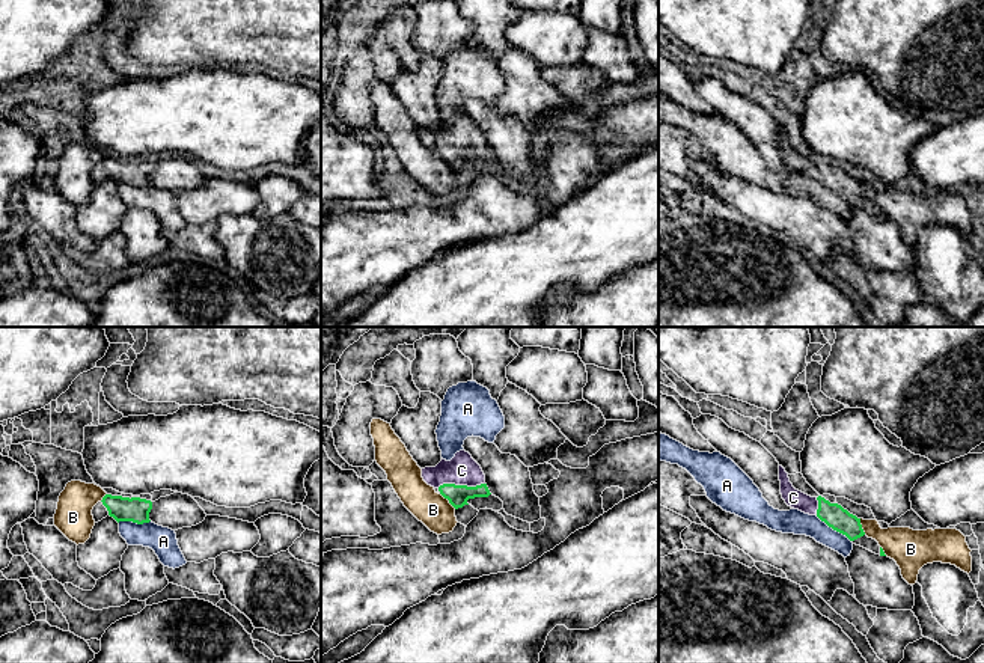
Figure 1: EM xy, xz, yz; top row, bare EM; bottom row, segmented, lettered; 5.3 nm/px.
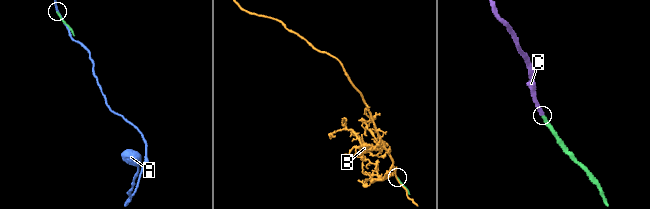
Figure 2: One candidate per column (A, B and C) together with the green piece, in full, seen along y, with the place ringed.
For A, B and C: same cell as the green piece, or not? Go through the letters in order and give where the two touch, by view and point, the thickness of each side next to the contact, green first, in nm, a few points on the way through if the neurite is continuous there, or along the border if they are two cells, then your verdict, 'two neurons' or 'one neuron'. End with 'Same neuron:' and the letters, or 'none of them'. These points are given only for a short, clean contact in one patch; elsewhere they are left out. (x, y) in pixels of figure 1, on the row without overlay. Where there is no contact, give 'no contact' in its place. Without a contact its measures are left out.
A: yz (834, 192) | 120/130 nm | two neurons
B: xz (448, 161) | 110/180 nm | two neurons
C: xz (460, 148) | 110/160 nm | across xz (457, 157), (460, 148), (461, 133) | one neuron
Same neuron: C

